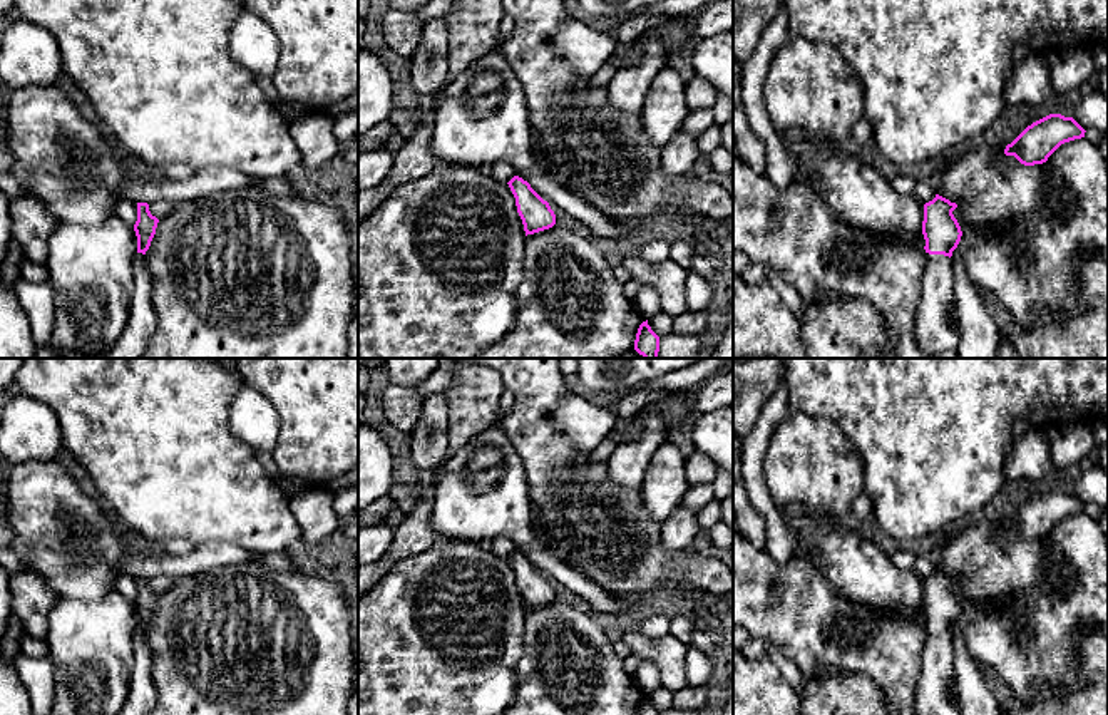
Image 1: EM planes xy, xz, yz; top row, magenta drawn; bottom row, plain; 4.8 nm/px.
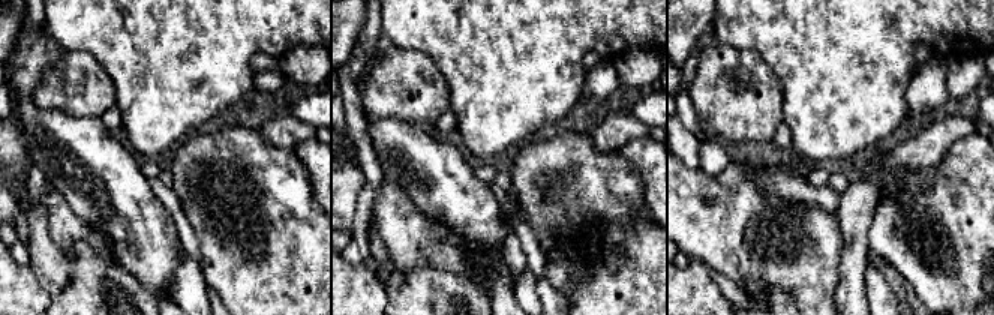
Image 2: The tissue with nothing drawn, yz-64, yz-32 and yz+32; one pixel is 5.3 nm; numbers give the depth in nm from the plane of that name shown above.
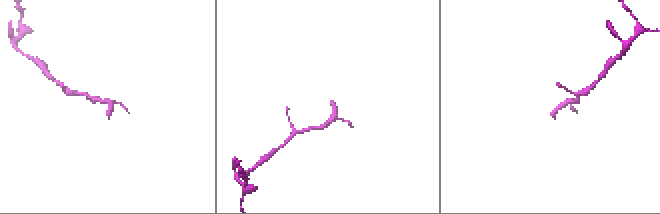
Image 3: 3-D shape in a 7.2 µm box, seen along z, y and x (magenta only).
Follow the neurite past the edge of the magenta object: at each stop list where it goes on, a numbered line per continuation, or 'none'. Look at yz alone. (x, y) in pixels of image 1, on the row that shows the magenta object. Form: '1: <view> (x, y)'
1: yz (933, 330)

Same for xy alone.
1: xy (133, 342)

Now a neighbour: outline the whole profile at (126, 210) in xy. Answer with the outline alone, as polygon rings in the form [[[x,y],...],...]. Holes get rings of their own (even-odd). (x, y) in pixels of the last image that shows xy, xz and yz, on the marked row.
[[[124,198],[117,208],[115,208],[117,216],[131,228],[134,228],[137,221],[137,203],[132,199]]]

